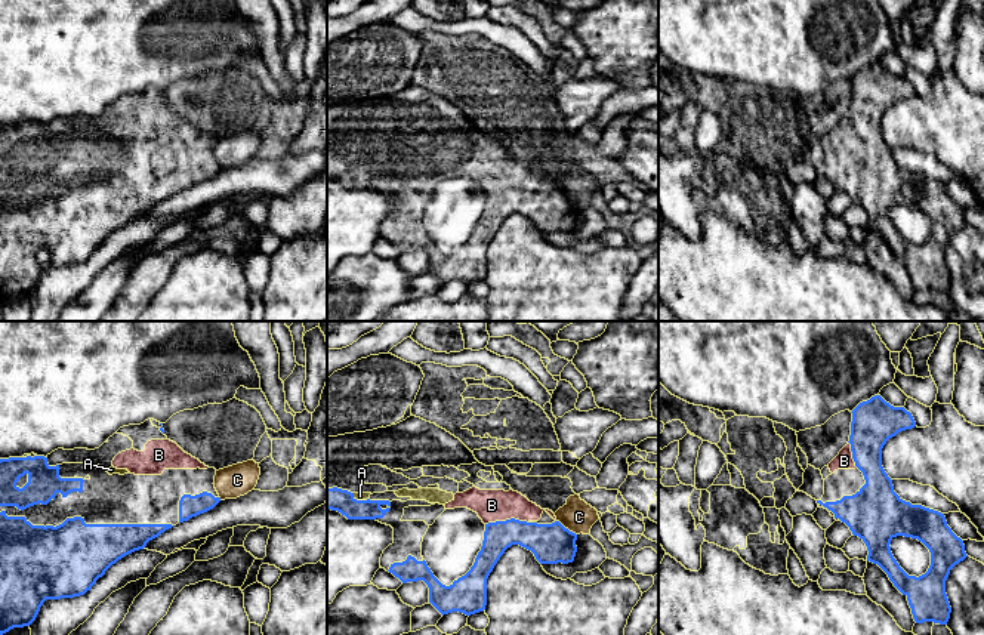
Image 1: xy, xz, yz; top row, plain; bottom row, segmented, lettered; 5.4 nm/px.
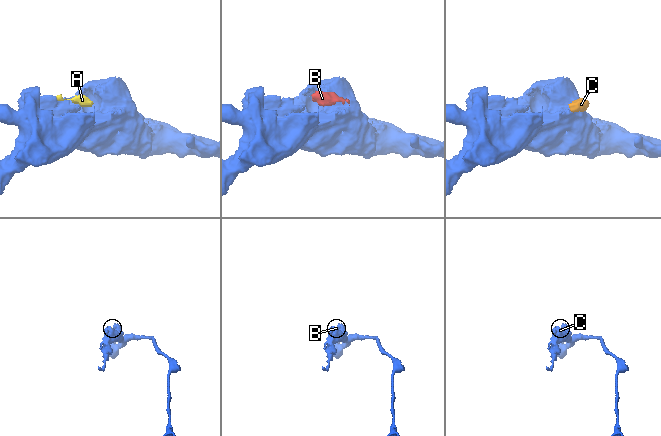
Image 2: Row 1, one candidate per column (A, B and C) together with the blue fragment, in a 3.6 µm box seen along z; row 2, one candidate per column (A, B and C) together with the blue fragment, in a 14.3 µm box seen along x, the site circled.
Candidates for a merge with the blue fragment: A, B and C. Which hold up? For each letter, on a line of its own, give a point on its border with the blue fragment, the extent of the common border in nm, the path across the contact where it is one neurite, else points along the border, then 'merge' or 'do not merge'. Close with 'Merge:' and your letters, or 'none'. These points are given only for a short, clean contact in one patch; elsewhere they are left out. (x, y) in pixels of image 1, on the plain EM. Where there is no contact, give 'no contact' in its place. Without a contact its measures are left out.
A: meets blue in xz at (360, 169); contact 90 nm long; merge
B: meets blue in xz at (506, 188); contact 240 nm long; merge
C: meets blue in xz at (567, 197); contact 140 nm long; border along xz (557, 188), (576, 203); do not merge
Merge: A, B

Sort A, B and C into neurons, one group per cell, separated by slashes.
A B / C

